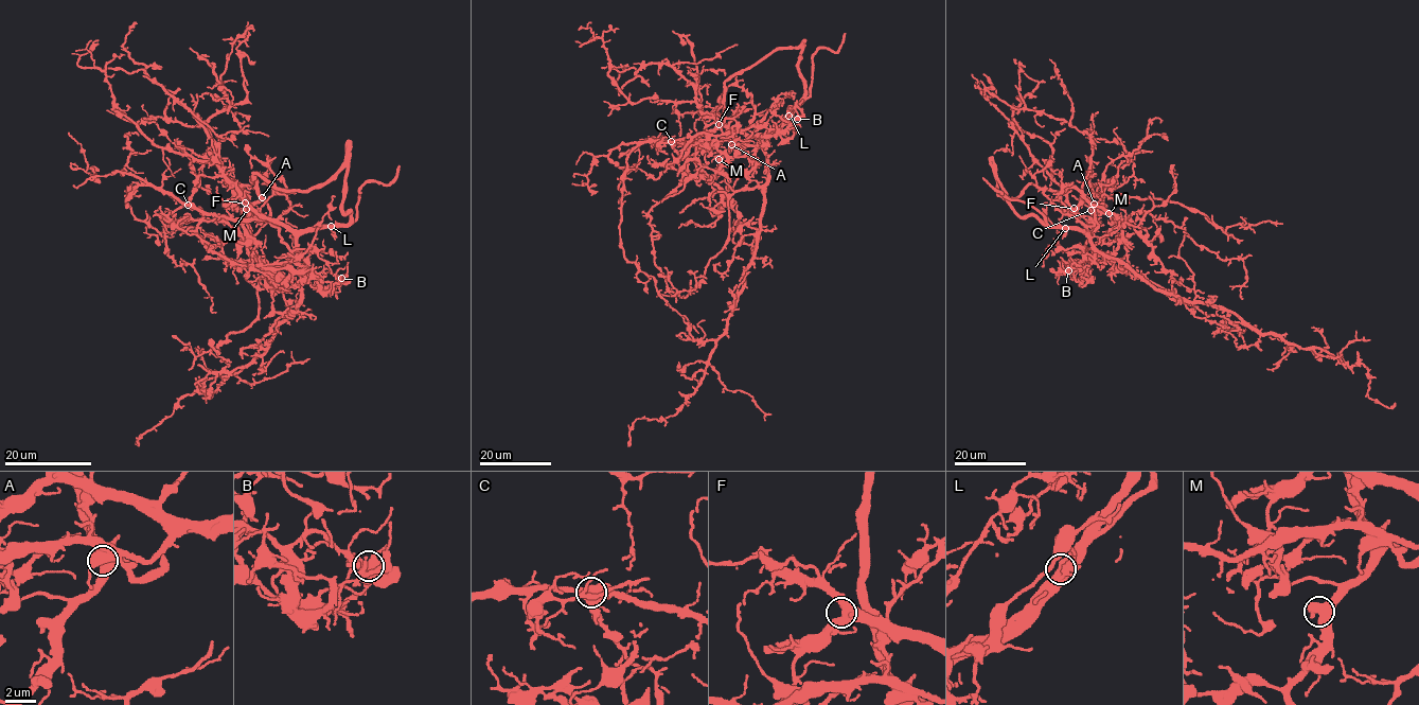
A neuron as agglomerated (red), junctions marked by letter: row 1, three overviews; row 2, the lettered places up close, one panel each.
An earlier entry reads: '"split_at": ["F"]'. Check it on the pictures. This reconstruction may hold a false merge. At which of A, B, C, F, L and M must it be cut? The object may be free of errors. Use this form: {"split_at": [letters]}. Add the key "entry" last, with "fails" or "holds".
{"split_at": [], "entry": "fails"}

